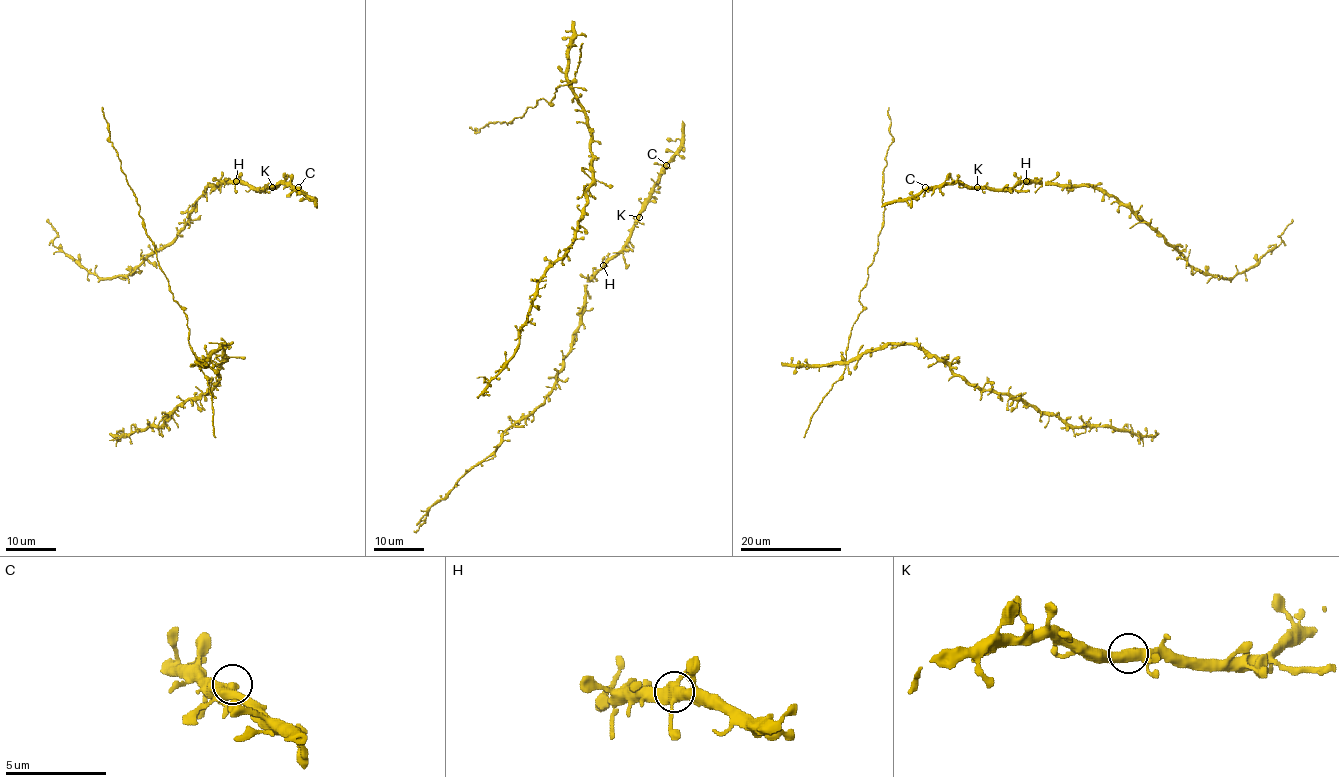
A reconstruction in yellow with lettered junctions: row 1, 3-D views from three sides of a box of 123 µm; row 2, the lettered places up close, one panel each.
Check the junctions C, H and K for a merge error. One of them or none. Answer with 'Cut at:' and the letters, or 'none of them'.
Cut at: none of them

